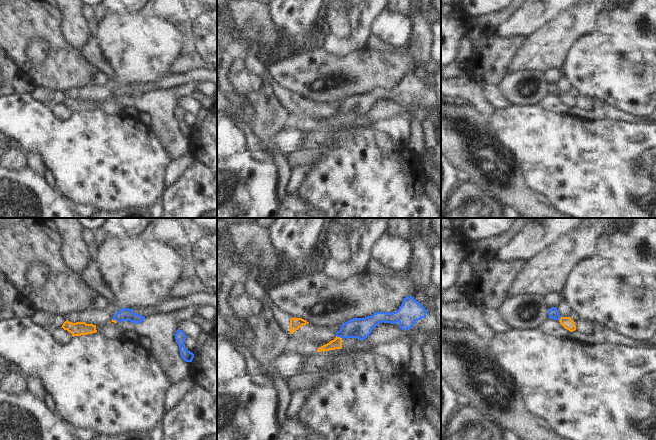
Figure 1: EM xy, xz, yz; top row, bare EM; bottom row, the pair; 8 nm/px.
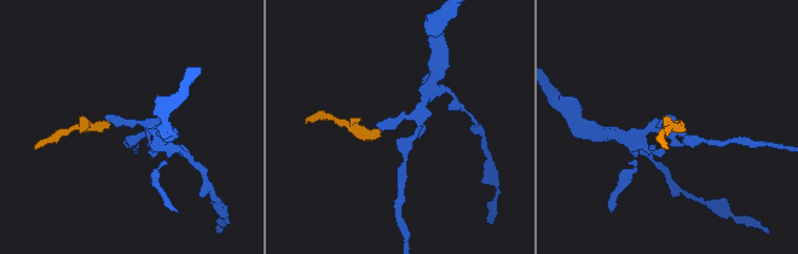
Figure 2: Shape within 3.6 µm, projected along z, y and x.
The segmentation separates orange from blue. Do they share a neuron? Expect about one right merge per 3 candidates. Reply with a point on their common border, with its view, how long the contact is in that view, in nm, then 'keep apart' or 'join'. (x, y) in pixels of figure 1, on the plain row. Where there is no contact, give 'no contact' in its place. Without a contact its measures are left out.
xz (339, 113) | 60 nm | keep apart

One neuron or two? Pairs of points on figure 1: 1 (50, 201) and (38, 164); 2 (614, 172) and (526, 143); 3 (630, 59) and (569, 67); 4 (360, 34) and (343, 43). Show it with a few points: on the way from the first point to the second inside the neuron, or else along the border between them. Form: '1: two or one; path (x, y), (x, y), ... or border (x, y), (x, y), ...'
1: two; border (27, 165), (42, 176)
2: one; path (592, 170), (575, 166), (548, 149)
3: one; path (615, 62), (584, 66)
4: one; path (356, 38), (351, 43), (347, 43)

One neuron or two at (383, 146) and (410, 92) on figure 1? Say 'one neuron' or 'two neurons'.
two neurons

